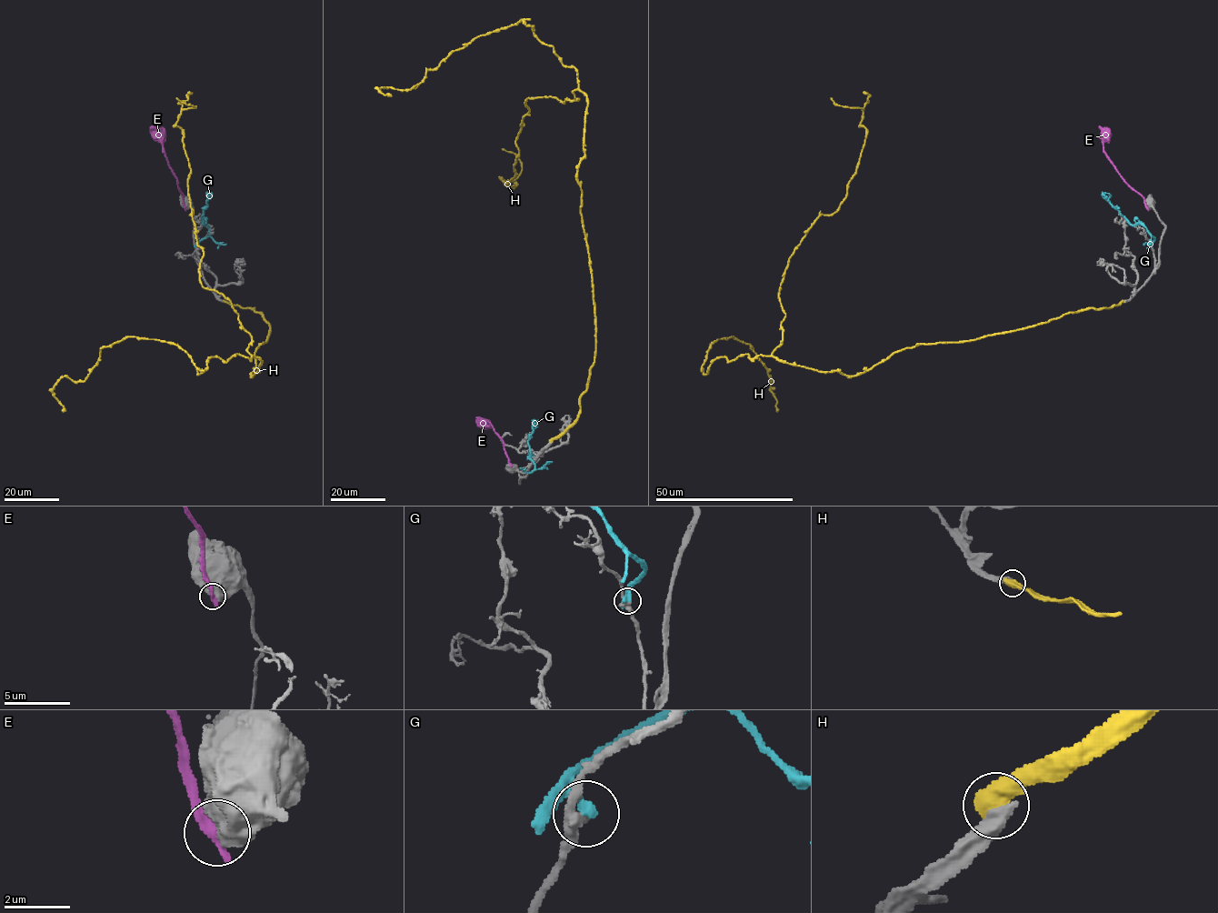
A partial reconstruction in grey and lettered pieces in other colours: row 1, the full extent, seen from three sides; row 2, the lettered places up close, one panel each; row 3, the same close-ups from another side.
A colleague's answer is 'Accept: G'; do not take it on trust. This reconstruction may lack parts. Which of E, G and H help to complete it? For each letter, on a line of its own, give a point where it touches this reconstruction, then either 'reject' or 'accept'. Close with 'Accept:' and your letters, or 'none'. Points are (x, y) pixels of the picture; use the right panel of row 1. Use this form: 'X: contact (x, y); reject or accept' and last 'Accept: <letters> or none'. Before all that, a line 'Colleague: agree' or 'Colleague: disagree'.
Colleague: disagree
E: contact (1147, 208); reject
G: contact (1151, 245); reject
H: contact (1123, 301); reject
Accept: none

